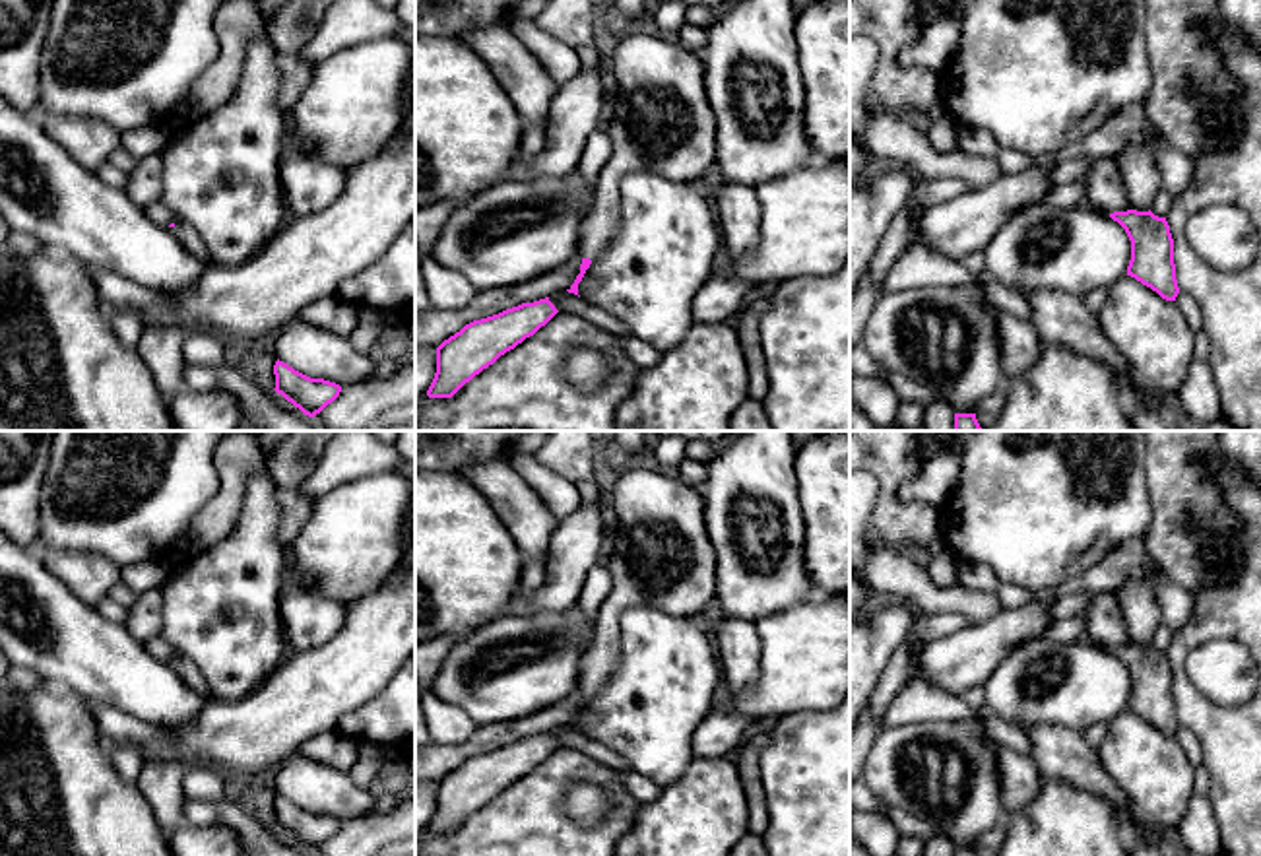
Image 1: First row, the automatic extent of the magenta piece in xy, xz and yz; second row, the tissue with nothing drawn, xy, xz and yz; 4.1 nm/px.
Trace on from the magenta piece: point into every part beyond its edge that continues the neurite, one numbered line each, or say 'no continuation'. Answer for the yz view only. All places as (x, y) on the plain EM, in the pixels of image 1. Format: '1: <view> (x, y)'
no continuation

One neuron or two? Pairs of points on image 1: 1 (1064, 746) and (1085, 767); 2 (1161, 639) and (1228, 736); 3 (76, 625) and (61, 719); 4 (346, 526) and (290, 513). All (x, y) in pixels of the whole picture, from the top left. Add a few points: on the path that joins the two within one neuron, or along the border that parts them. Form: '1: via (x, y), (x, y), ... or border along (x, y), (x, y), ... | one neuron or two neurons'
1: via (1069, 752), (1079, 761) | one neuron
2: border along (1174, 631), (1164, 651) | two neurons
3: border along (43, 680), (68, 688), (90, 703) | two neurons
4: border along (317, 499), (307, 523), (288, 546) | two neurons

